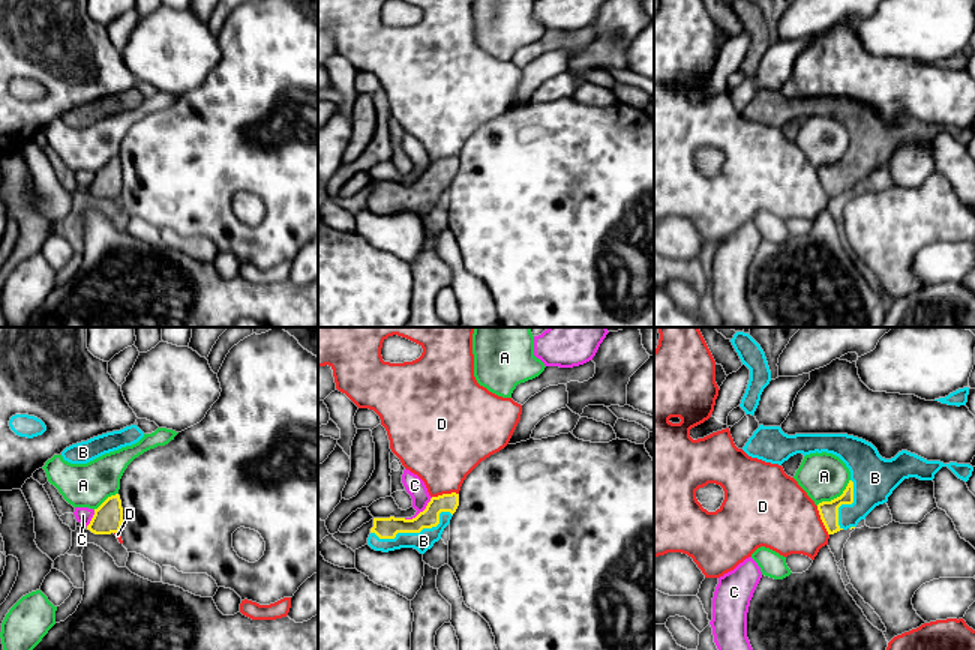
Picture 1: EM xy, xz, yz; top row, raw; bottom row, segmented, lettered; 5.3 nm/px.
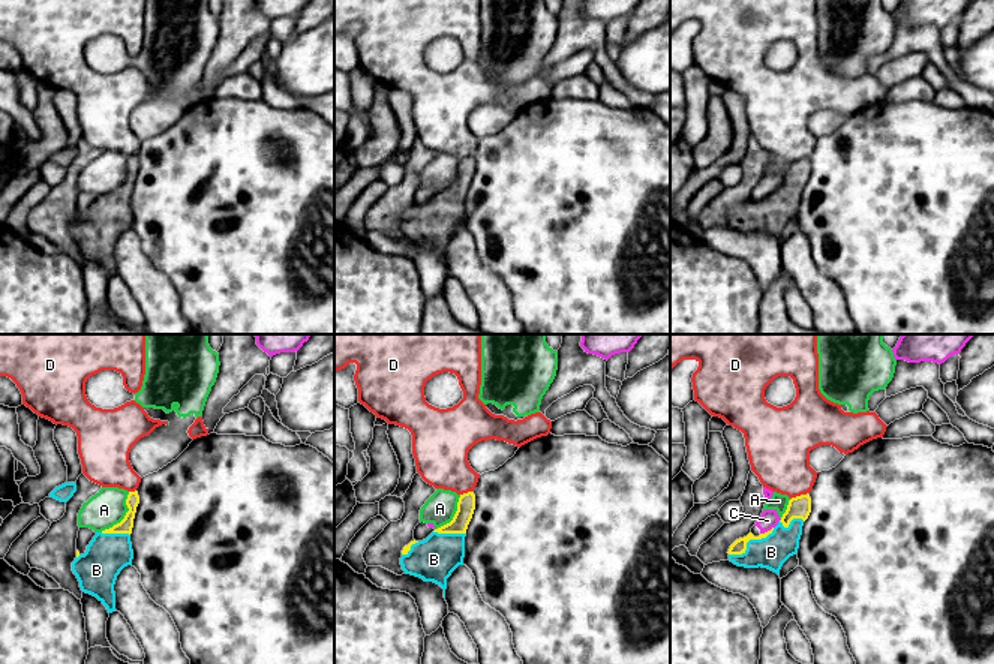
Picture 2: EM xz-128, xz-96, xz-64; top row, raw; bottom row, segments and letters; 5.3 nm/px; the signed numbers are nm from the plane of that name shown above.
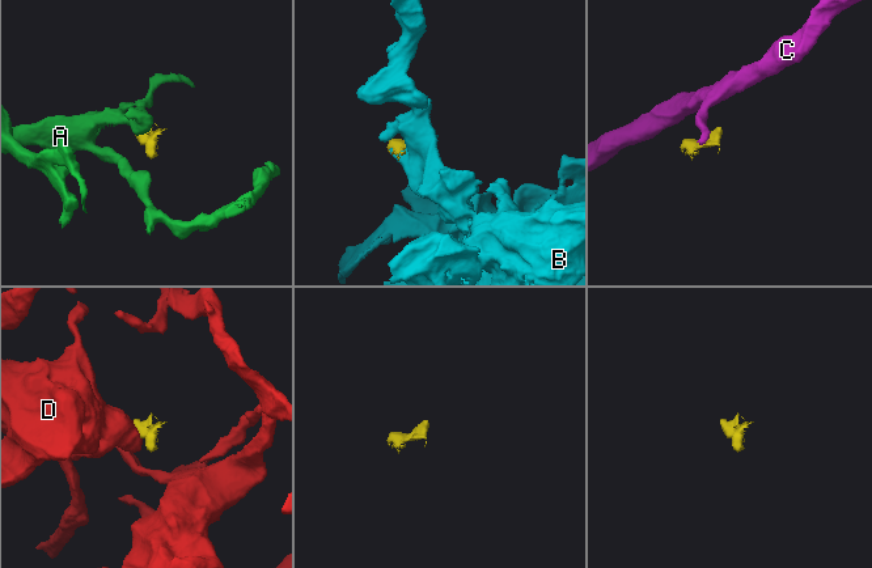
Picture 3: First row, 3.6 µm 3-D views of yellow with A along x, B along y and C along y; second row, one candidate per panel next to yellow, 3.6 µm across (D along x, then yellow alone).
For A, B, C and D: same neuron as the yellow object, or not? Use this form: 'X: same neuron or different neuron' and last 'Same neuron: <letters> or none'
A: different neuron
B: same neuron
C: different neuron
D: different neuron
Same neuron: B

